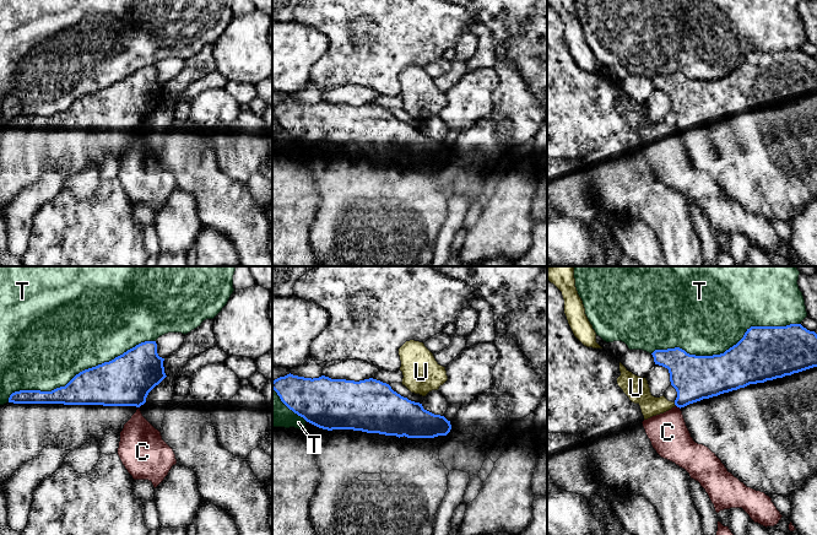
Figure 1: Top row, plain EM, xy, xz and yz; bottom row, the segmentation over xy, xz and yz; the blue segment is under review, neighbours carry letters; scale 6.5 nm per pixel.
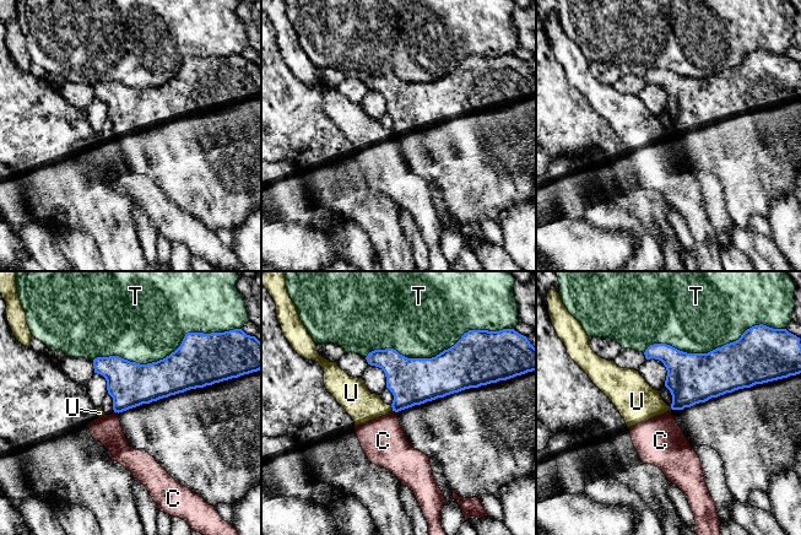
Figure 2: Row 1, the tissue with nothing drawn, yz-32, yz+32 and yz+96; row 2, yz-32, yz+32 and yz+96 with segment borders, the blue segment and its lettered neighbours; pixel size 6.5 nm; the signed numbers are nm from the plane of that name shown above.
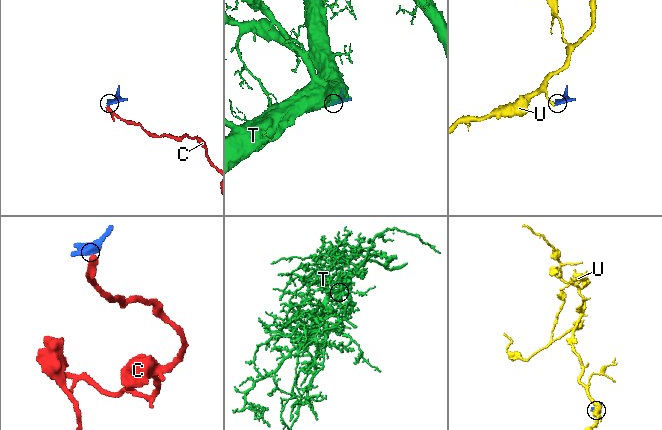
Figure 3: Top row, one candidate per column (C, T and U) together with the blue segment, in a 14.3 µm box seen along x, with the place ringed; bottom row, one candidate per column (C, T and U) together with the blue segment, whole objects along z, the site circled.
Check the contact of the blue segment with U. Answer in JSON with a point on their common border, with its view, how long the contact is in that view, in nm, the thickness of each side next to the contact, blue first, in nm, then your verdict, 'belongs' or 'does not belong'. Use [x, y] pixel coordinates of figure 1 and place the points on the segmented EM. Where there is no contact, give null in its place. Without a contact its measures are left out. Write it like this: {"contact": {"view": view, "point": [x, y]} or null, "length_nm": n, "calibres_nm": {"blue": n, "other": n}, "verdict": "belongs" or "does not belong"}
{"contact": {"view": "yz", "point": [675, 404]}, "length_nm": 30, "calibres_nm": {"blue": 300, "other": 140}, "verdict": "does not belong"}

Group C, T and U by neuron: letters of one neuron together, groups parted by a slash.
C U / T

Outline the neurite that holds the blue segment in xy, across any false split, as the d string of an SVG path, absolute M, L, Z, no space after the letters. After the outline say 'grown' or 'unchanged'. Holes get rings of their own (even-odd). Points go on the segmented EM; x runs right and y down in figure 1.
M145 341L109 362L80 372L65 387L52 391L12 393L0 411L0 482L6 482L21 465L34 459L48 445L75 450L91 438L101 443L108 428L121 432L124 425L146 402L148 393L167 377L163 361L157 353L156 341Z | grown

